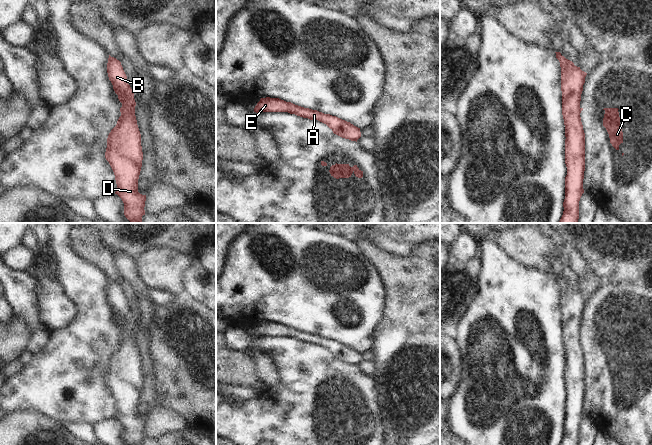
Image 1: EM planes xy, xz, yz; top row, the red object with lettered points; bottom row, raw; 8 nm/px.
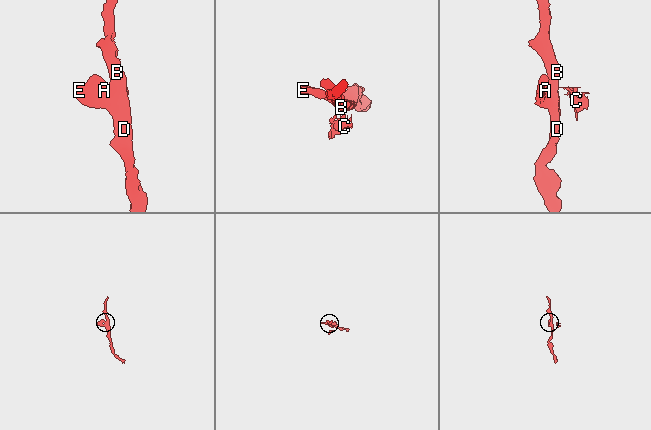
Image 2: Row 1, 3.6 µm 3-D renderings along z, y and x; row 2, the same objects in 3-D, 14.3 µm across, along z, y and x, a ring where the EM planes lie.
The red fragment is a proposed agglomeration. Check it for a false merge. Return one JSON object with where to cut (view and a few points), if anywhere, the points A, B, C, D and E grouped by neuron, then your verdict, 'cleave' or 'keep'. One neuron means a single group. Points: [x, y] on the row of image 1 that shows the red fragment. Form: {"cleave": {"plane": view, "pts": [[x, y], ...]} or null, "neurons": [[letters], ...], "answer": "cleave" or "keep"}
{"cleave": {"plane": "xy", "pts": [[120, 108], [122, 113]]}, "neurons": [["A", "B", "D", "E"], ["C"]], "answer": "cleave"}

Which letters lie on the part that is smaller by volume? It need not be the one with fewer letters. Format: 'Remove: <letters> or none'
Remove: C

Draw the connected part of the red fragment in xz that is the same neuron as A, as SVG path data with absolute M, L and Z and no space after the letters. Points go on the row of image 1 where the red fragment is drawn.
M261 98L255 106L254 112L288 112L310 120L318 120L326 124L334 134L342 138L357 142L361 137L360 128L354 126L350 122L330 114L324 114L317 110L304 108L291 102L286 102L279 98Z

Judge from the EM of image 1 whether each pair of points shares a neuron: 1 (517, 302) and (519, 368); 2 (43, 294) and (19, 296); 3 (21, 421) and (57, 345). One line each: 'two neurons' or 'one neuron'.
1: one neuron
2: two neurons
3: two neurons

